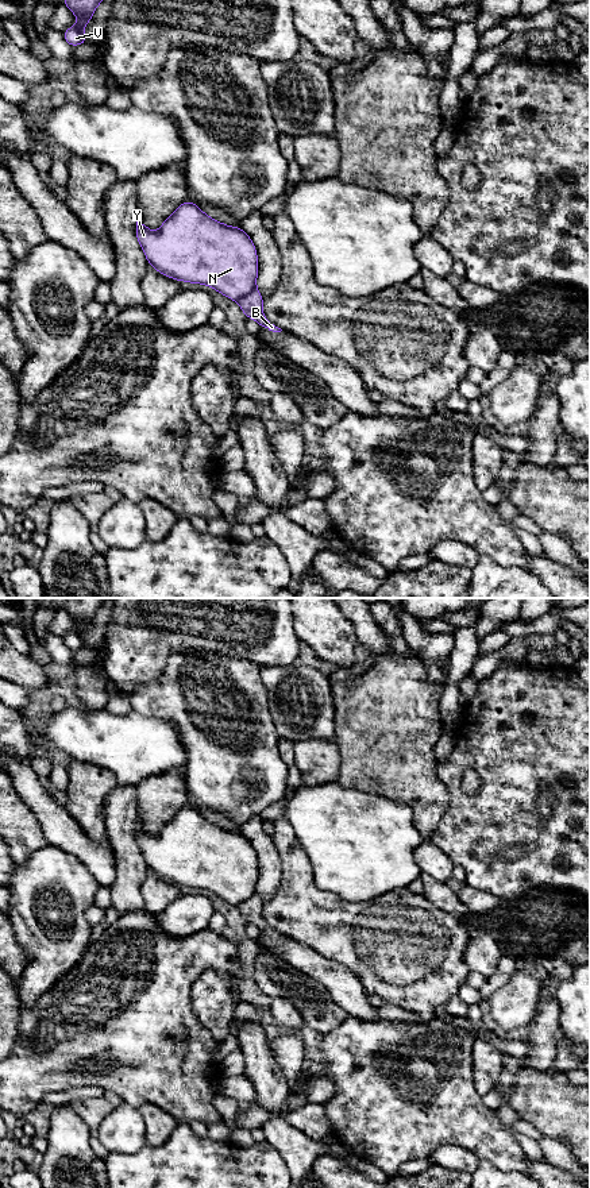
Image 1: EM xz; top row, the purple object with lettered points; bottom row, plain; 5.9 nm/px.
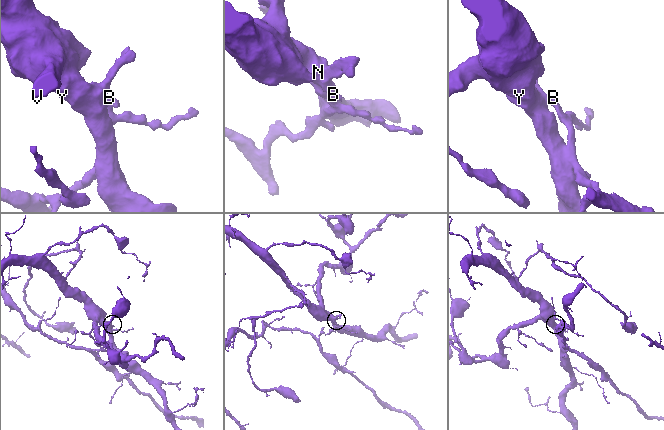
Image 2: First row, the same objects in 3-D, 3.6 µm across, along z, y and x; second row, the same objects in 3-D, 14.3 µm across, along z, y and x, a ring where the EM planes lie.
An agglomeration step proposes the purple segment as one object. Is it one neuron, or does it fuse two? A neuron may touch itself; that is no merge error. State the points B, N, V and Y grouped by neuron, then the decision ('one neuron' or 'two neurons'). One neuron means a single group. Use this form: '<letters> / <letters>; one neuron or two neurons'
B / N V Y; two neurons

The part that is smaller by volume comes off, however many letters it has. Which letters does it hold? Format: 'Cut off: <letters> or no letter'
Cut off: B

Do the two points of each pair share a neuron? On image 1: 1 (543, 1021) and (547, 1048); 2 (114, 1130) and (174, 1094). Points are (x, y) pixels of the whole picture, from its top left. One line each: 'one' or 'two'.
1: one
2: two

